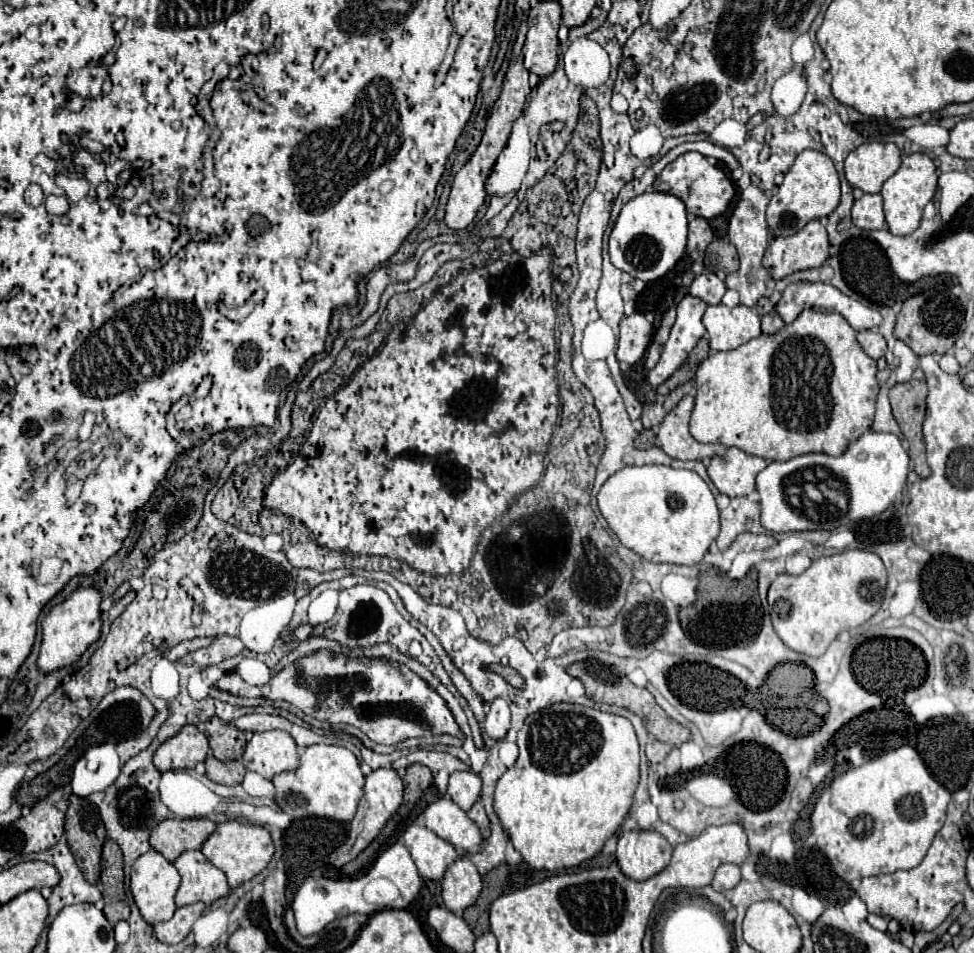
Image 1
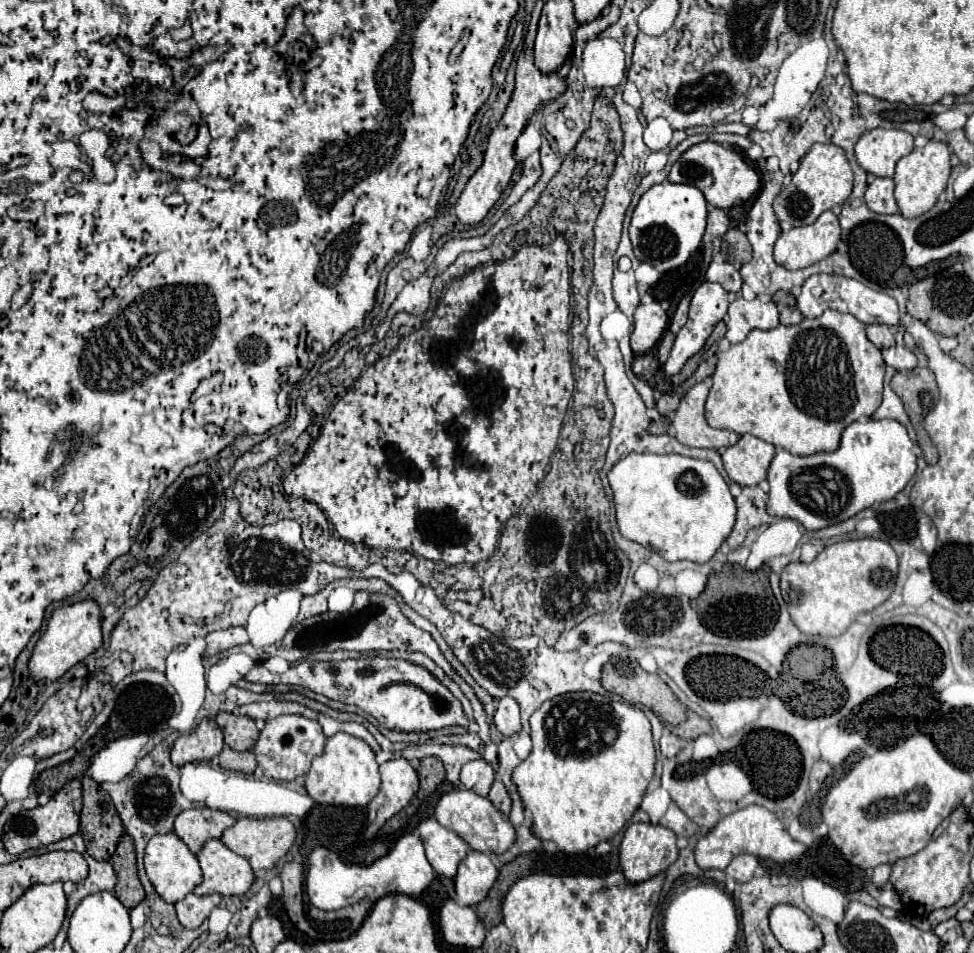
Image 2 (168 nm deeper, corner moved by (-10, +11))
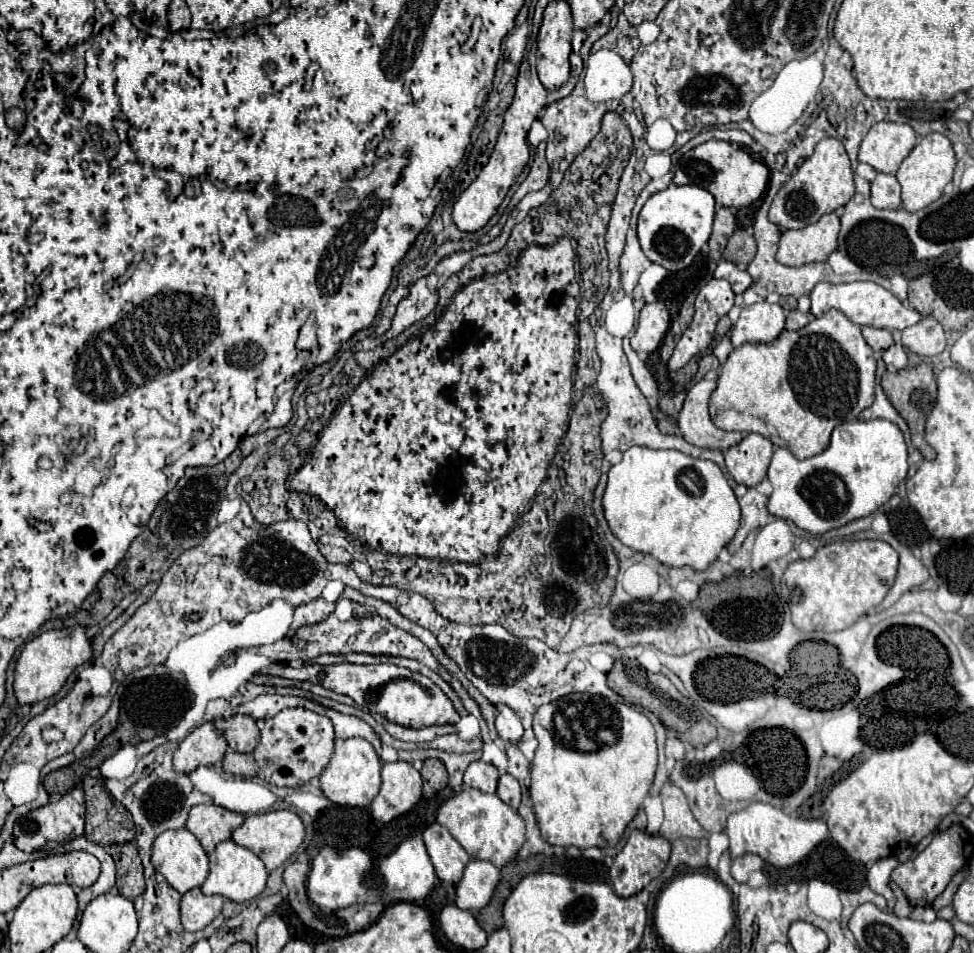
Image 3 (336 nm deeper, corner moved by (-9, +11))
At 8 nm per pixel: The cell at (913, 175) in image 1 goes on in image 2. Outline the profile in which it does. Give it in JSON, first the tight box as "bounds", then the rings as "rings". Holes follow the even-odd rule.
{"bounds":[894,140,950,218],"rings":[[[930,140],[924,148],[914,148],[908,156],[904,156],[898,166],[896,166],[896,174],[894,174],[894,184],[896,184],[896,202],[900,212],[906,218],[916,218],[922,216],[924,212],[928,212],[938,196],[944,192],[948,176],[950,176],[950,150],[946,142],[936,142]]]}

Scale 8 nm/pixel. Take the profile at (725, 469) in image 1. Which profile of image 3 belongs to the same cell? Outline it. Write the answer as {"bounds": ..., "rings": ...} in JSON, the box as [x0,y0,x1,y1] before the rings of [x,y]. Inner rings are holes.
{"bounds":[725,434,773,486],"rings":[[[747,434],[739,444],[725,452],[727,472],[737,484],[757,486],[765,476],[773,456],[773,444],[761,434]]]}

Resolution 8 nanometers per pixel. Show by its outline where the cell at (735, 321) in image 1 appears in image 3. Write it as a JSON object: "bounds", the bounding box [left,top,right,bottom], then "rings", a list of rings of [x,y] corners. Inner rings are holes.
{"bounds":[731,302,785,346],"rings":[[[757,302],[753,306],[743,306],[739,320],[731,328],[733,346],[741,346],[745,342],[773,342],[785,324],[785,312],[779,304]]]}

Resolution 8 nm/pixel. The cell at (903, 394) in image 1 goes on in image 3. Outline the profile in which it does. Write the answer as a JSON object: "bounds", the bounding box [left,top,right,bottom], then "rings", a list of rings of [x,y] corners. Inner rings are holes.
{"bounds":[881,364,937,460],"rings":[[[919,364],[915,368],[905,368],[905,370],[897,370],[897,372],[885,372],[883,380],[881,380],[881,386],[883,386],[887,398],[891,400],[891,404],[897,408],[897,412],[909,424],[913,446],[923,454],[925,460],[935,460],[935,450],[927,444],[927,440],[923,436],[925,418],[929,416],[929,412],[931,412],[931,408],[935,406],[935,400],[937,400],[937,382],[935,382],[935,374],[933,374],[931,366]]]}

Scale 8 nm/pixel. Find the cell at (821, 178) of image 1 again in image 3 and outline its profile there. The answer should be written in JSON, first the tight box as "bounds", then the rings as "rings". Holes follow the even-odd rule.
{"bounds":[769,138,853,228],"rings":[[[823,138],[815,146],[815,152],[803,162],[803,166],[799,166],[797,174],[793,174],[793,178],[789,178],[787,184],[783,184],[783,188],[777,192],[769,208],[769,220],[779,228],[805,228],[815,224],[823,214],[845,206],[853,194],[853,170],[841,140]]]}

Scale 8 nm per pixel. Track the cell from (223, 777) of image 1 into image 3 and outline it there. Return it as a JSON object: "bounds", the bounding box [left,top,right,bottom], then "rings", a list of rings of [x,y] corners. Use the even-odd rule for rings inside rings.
{"bounds":[223,748,259,776],"rings":[[[229,748],[223,758],[223,770],[227,774],[235,774],[235,776],[255,776],[259,768],[251,754],[239,754]]]}

